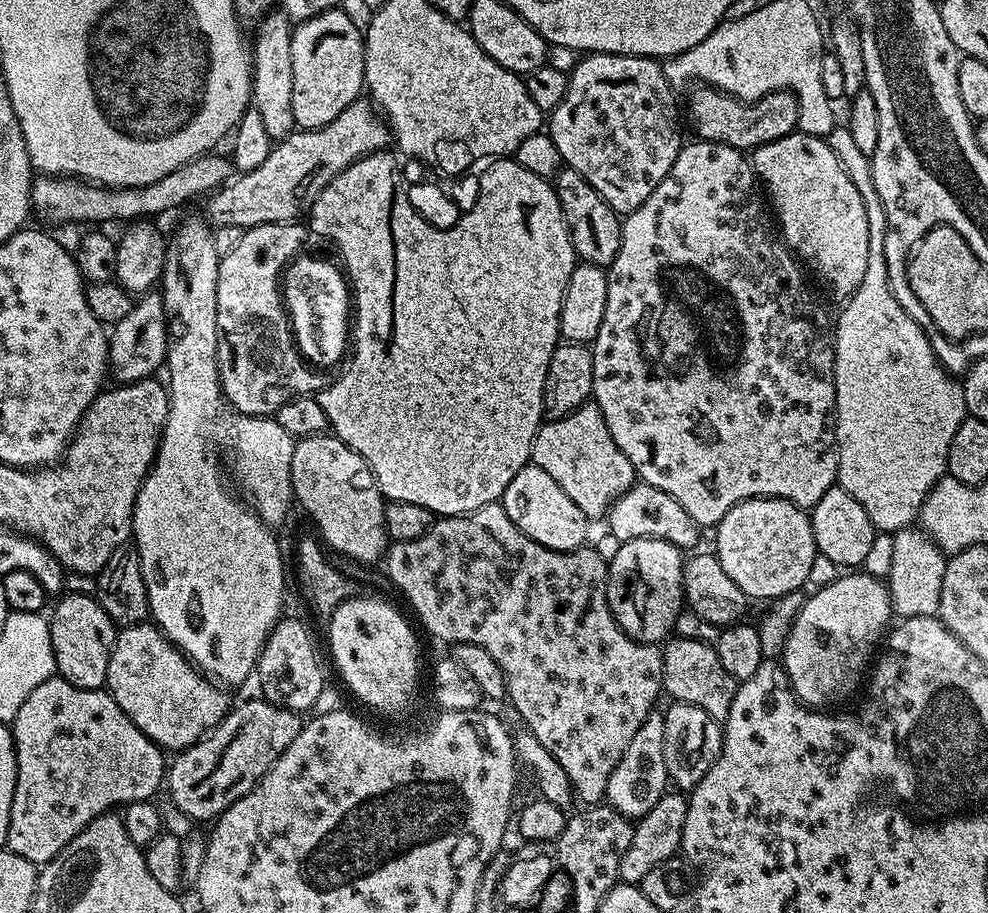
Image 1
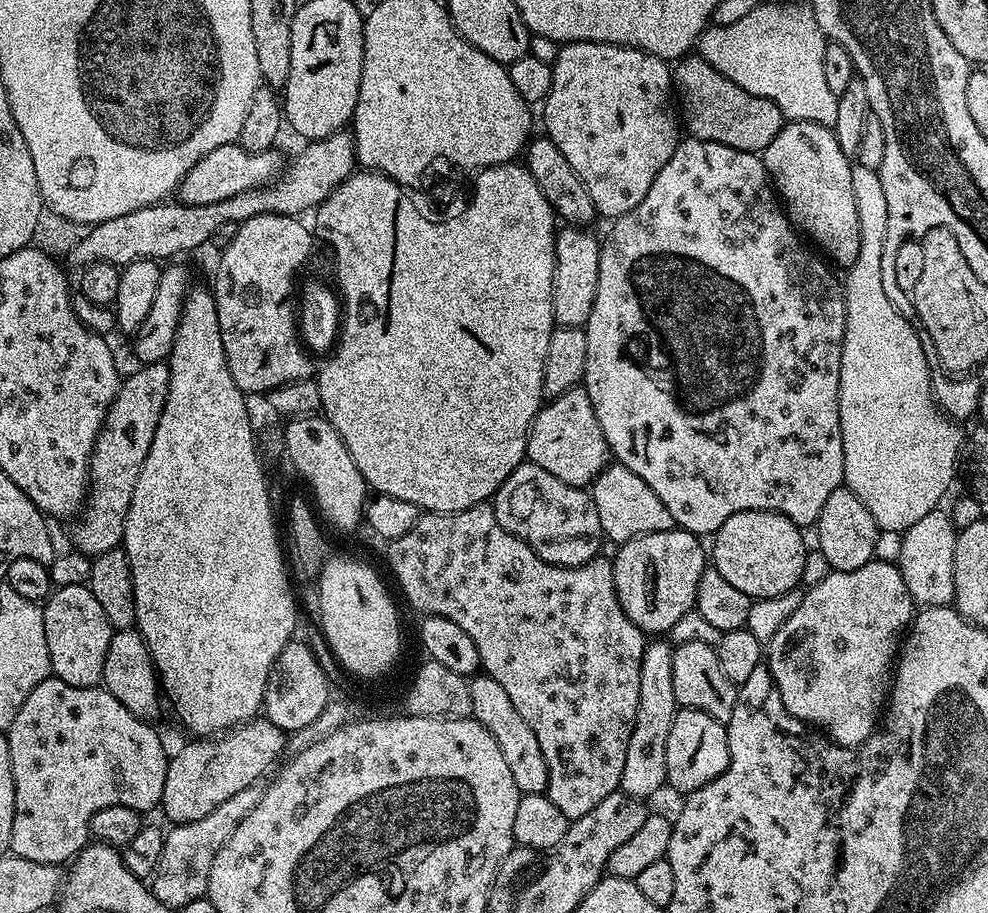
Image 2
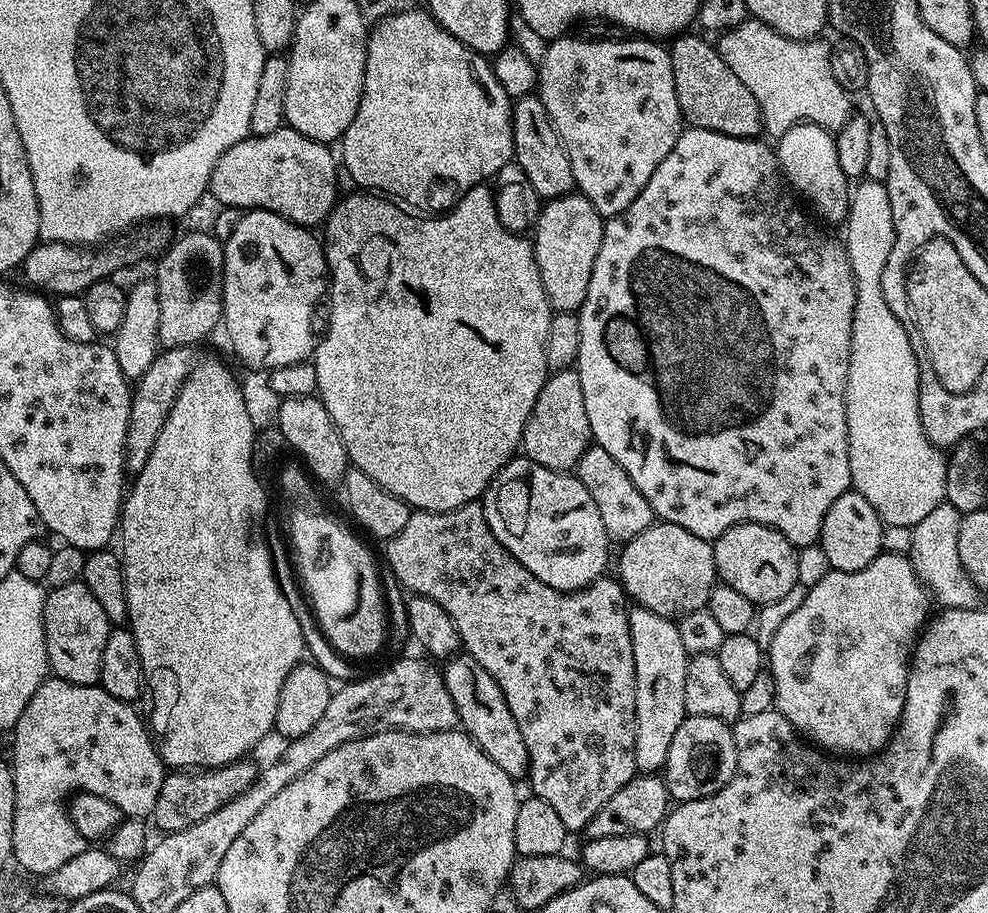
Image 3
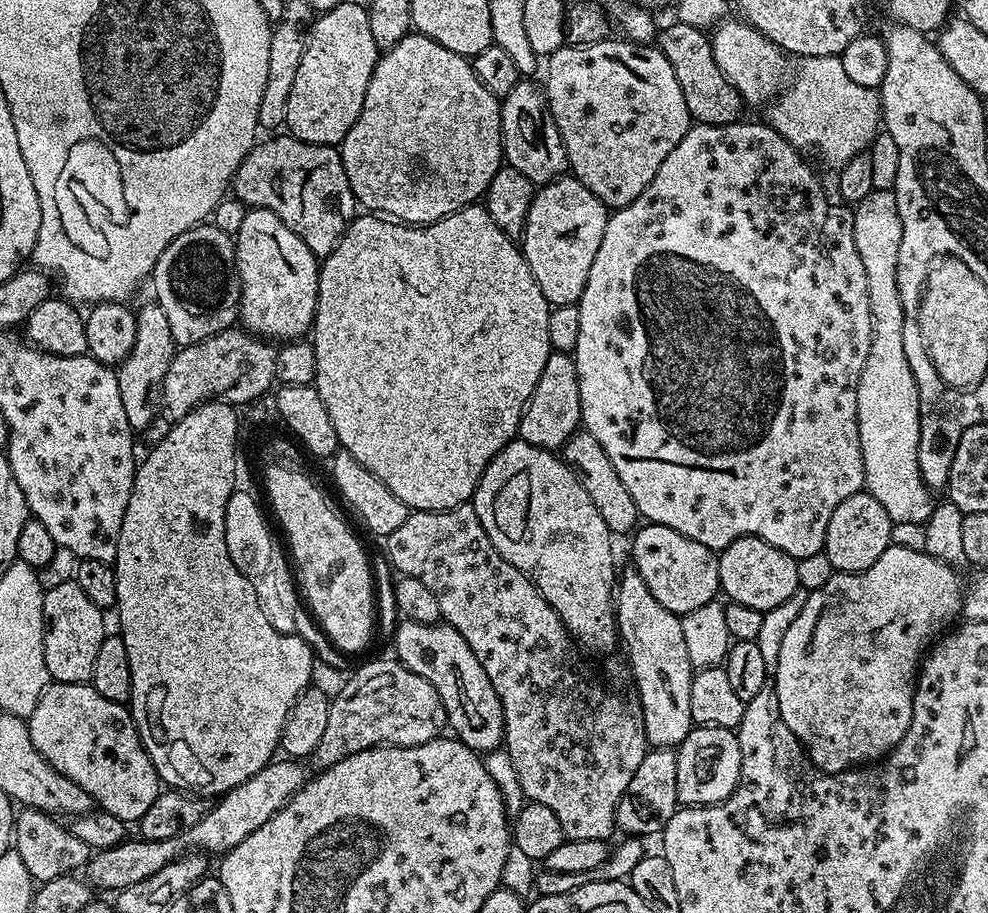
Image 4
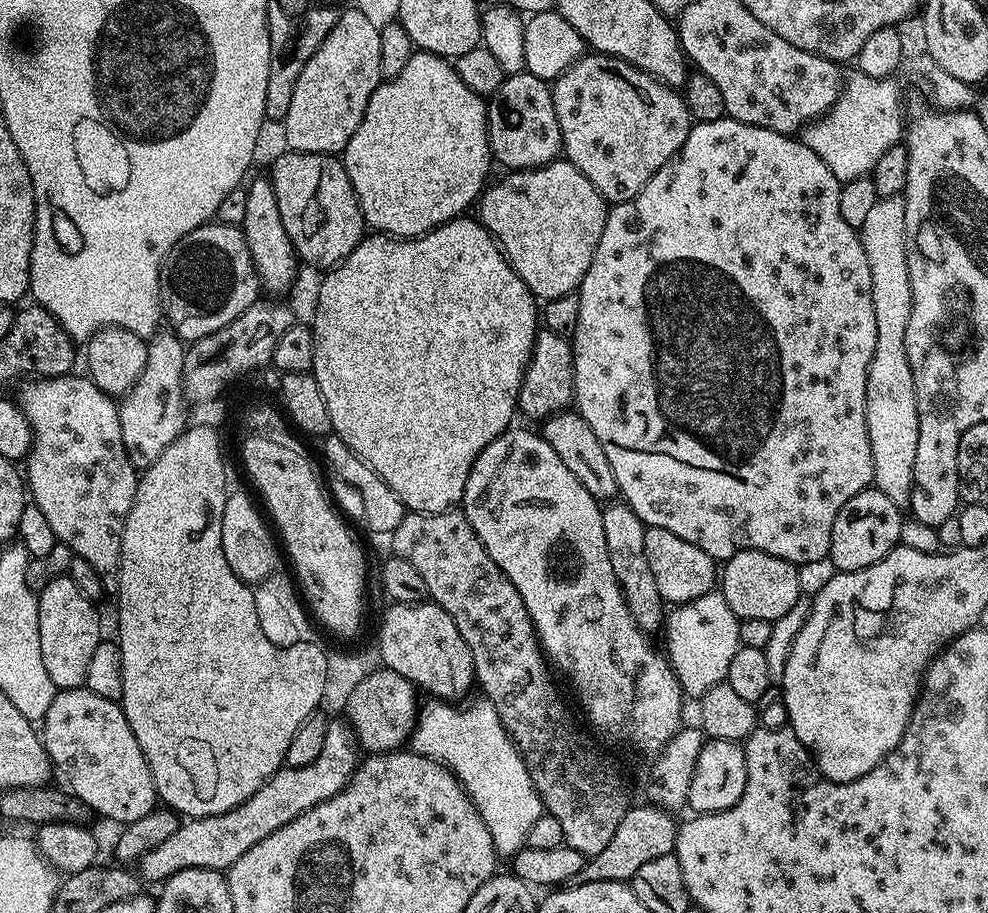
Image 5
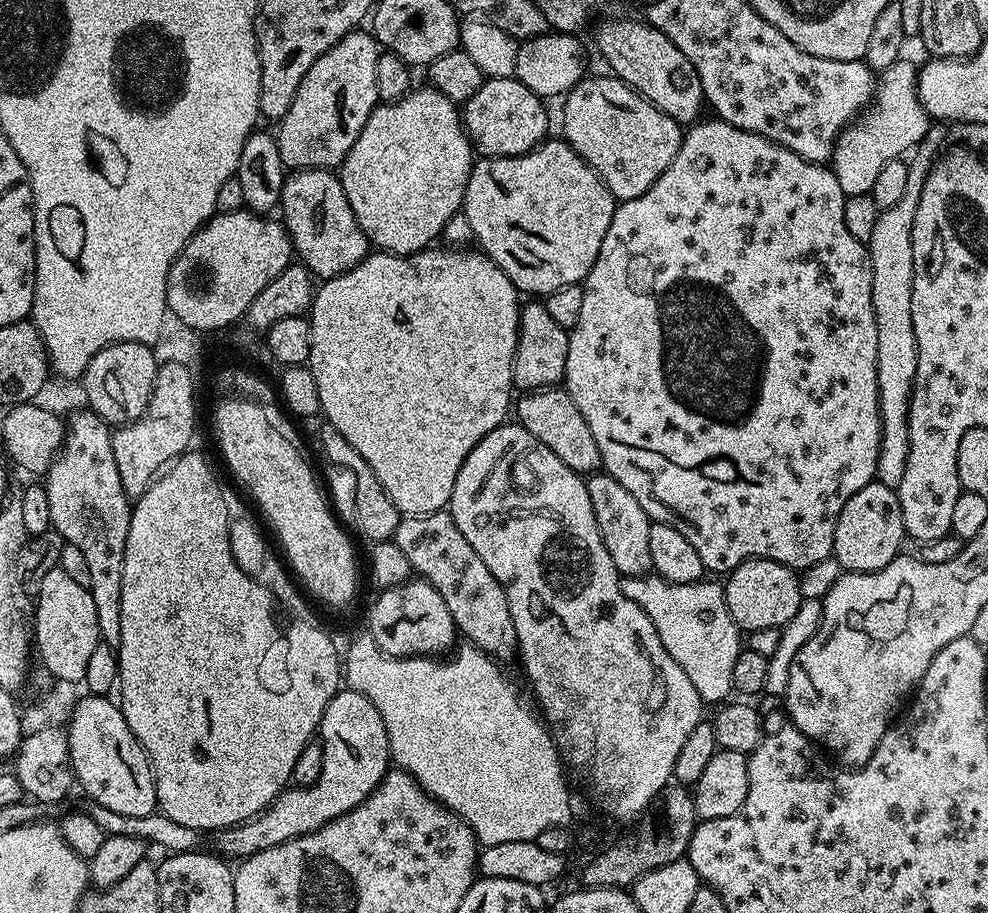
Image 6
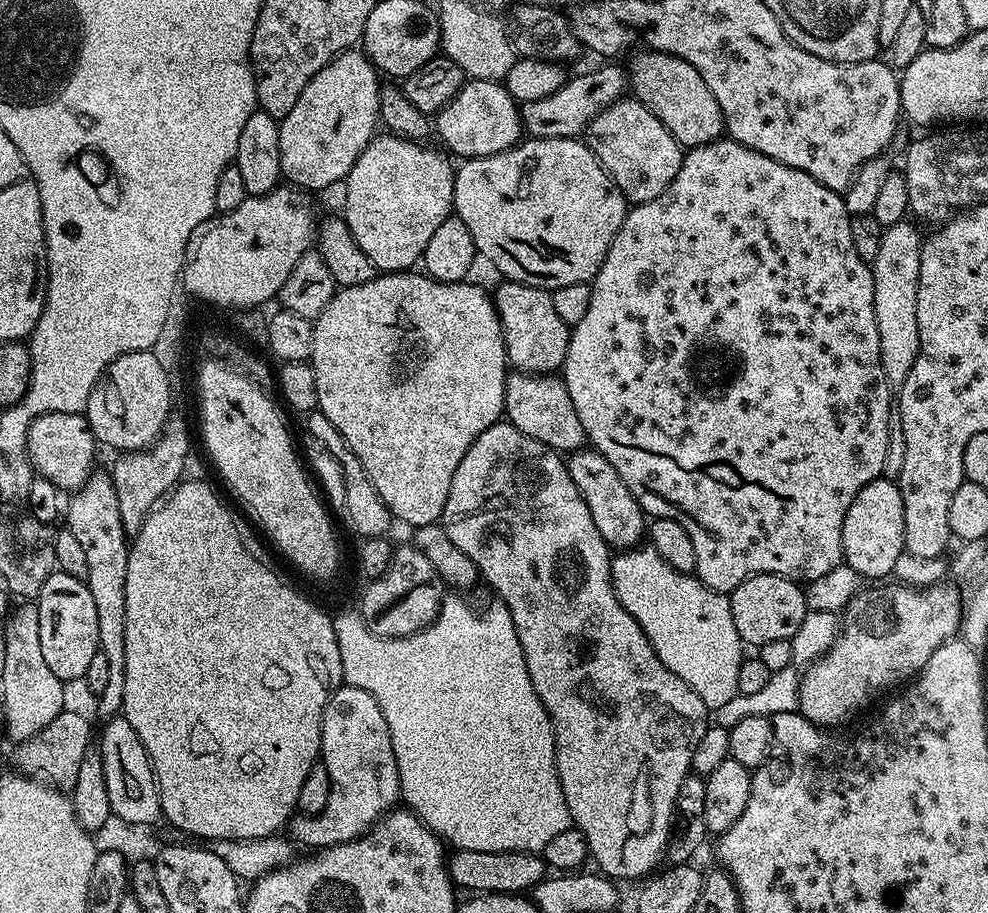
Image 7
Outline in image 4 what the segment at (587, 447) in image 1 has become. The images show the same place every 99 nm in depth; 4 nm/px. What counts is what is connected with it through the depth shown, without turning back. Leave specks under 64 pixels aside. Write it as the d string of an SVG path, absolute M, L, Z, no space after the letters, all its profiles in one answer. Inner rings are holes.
M553 351L552 356L546 358L546 366L542 369L538 384L534 386L534 394L528 399L528 405L524 407L520 419L519 439L539 448L560 450L581 424L576 361L567 352Z

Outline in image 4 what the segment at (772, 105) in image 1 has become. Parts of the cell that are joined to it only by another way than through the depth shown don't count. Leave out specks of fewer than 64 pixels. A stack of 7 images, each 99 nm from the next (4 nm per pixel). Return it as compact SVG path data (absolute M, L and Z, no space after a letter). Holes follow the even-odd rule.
M673 21L672 24L657 31L655 45L660 48L668 62L674 66L678 84L682 88L682 96L686 108L693 121L706 125L733 124L739 119L739 112L744 103L737 90L718 68L714 60L712 43L709 35L701 28L690 26L688 23Z

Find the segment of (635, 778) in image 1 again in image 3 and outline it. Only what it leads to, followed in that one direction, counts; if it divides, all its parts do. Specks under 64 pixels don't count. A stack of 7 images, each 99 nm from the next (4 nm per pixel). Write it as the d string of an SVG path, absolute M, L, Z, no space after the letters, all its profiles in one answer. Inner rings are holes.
M636 606L629 611L628 621L636 679L634 762L637 773L656 774L663 769L666 754L670 754L670 741L686 715L686 666L690 653L682 642L680 626L675 619Z

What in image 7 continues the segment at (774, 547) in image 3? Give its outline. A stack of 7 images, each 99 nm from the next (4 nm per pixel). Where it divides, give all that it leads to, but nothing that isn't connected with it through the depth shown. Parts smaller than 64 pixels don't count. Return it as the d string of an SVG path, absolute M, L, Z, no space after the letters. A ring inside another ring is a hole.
M774 574L747 576L728 596L734 626L745 645L759 646L766 642L791 640L808 614L804 588L795 580Z

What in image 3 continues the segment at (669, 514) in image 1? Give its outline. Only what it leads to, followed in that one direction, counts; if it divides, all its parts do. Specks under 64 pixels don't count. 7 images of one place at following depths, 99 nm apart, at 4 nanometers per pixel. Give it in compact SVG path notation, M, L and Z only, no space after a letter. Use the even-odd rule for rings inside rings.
M589 446L576 463L574 474L580 479L582 486L586 486L590 498L594 498L594 506L598 506L598 514L602 517L602 526L606 526L609 541L630 541L654 523L650 502L642 498L642 490L638 490L634 482L630 482L630 474L626 474L626 470L622 470L622 466L618 466L618 462L614 462L614 458L606 454L606 450Z

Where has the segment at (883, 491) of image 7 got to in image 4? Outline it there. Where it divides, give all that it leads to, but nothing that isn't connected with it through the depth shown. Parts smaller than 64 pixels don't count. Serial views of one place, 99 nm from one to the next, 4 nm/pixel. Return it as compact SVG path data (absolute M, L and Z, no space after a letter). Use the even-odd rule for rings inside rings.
M868 491L855 492L838 510L834 510L834 518L830 518L830 526L826 526L826 542L824 553L830 558L830 566L836 572L865 572L892 543L893 520L886 510L882 510L882 502L874 498Z

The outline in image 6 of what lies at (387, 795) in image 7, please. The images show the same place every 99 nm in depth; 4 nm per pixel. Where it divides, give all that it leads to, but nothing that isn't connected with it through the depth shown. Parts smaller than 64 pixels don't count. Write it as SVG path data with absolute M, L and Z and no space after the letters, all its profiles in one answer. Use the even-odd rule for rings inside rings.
M341 690L326 706L318 729L318 743L322 746L322 774L318 782L308 788L289 787L275 802L244 824L221 828L215 833L215 851L221 857L233 856L236 862L253 856L270 846L290 842L299 836L317 832L334 818L354 810L379 784L390 770L388 735L382 714L362 694Z

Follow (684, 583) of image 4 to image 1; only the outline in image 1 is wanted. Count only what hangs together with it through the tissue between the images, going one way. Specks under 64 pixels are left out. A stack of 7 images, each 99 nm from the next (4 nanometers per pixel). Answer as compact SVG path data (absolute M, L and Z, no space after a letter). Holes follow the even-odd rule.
M634 538L625 540L608 560L608 605L618 626L630 638L640 644L655 644L667 641L673 635L678 614L685 607L684 562L685 553L677 544L662 542L658 538Z

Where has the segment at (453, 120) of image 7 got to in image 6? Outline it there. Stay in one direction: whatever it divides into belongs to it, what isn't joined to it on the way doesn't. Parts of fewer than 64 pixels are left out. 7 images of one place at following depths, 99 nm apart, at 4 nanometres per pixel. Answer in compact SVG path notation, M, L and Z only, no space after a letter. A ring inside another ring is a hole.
M493 76L485 79L474 98L463 101L464 131L481 157L521 156L543 144L549 135L548 108L544 104L541 96L526 90L515 76Z

